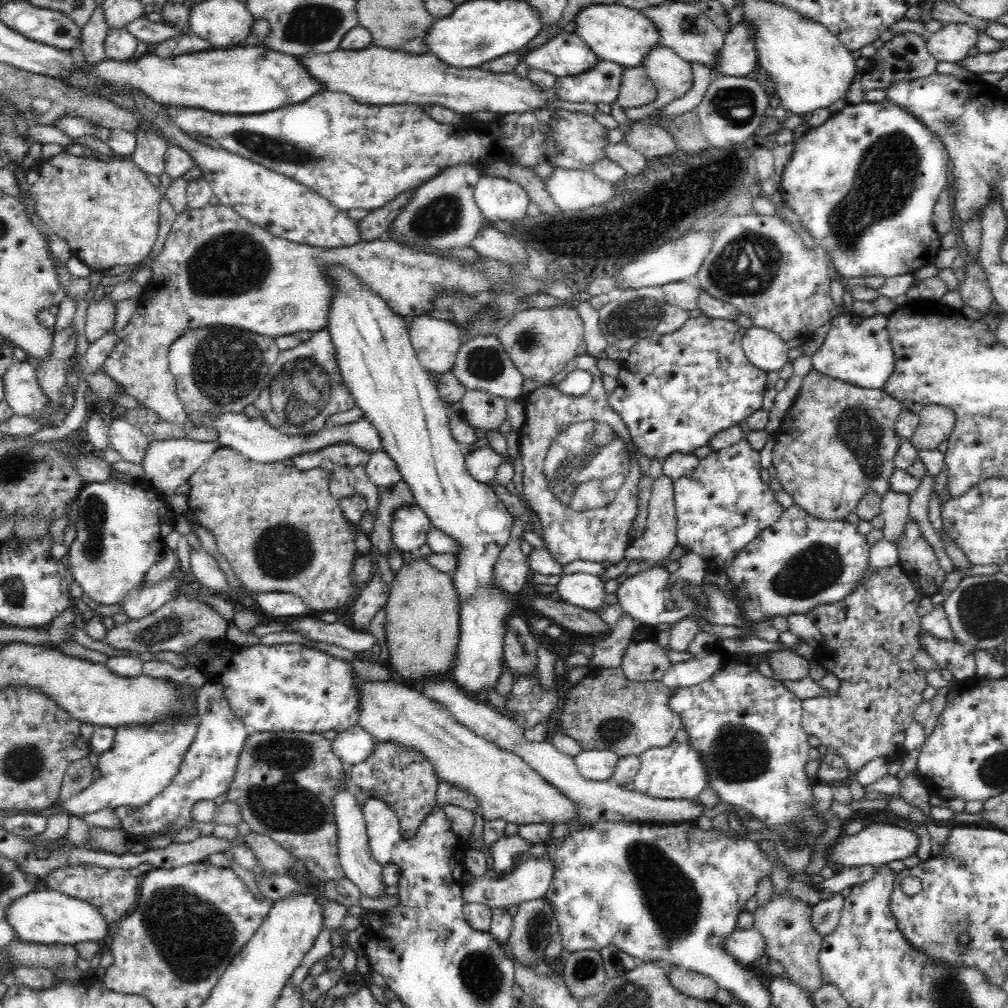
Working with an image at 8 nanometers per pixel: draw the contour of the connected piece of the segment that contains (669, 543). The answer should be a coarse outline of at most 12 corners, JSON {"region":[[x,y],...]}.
{"region":[[653,481],[647,527],[625,559],[664,567],[679,544],[673,482]]}

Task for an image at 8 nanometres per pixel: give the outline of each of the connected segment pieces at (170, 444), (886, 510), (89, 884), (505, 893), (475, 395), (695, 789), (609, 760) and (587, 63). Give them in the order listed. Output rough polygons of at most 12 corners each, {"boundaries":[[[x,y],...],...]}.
{"boundaries":[[[148,440],[145,486],[172,496],[218,440]],[[888,491],[881,502],[884,539],[897,546],[911,495]],[[67,865],[29,876],[39,889],[88,901],[108,930],[133,910],[137,875]],[[522,861],[506,877],[473,877],[465,903],[490,910],[542,899],[554,866]],[[484,391],[460,398],[460,415],[474,430],[496,432],[507,401]],[[672,741],[639,754],[635,790],[697,798],[709,786],[699,752]],[[610,751],[573,756],[584,779],[608,781],[619,756]],[[574,33],[520,56],[555,77],[586,72],[598,57]]]}

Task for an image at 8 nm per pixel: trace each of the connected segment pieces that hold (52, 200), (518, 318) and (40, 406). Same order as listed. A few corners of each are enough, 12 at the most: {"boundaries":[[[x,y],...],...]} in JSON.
{"boundaries":[[[75,150],[29,189],[91,272],[138,264],[161,197],[134,162]],[[568,307],[526,309],[496,335],[523,374],[551,384],[583,340]],[[13,360],[3,375],[4,398],[18,415],[48,410],[34,367]]]}

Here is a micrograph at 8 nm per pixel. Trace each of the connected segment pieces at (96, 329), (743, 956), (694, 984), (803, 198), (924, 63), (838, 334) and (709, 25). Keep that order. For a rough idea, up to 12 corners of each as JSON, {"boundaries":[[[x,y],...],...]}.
{"boundaries":[[[98,294],[84,328],[89,344],[114,326],[115,305]],[[754,926],[736,929],[725,946],[750,965],[766,956],[766,943]],[[672,966],[668,978],[681,993],[715,1001],[715,980]],[[887,99],[794,144],[777,200],[838,274],[941,248],[950,157]],[[894,34],[868,58],[861,87],[936,73],[926,37]],[[888,317],[830,318],[811,368],[882,389],[894,353]],[[696,5],[638,8],[686,62],[714,70],[723,33]]]}

